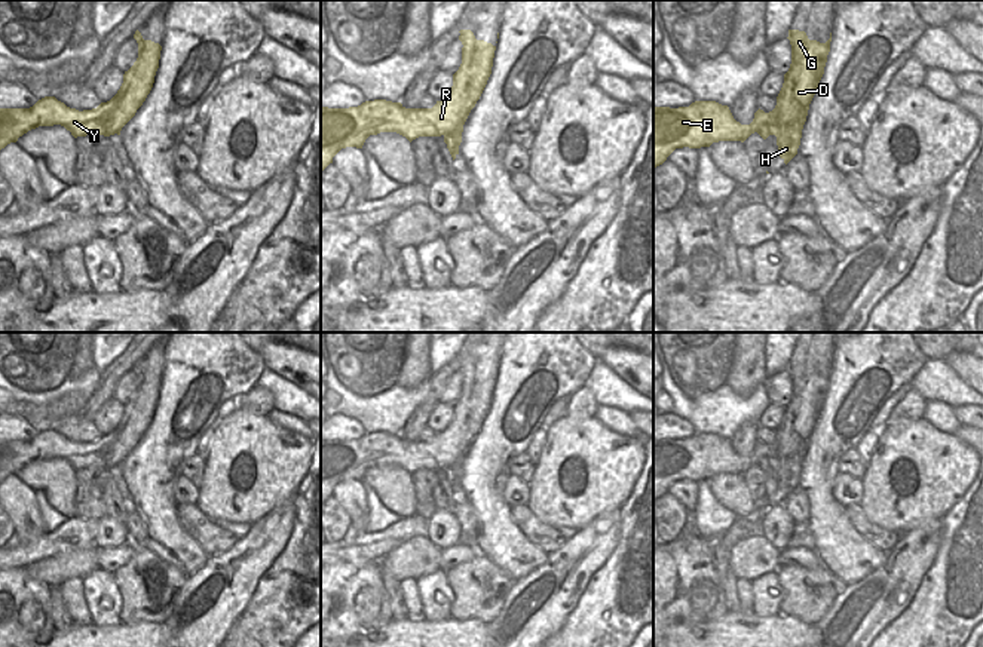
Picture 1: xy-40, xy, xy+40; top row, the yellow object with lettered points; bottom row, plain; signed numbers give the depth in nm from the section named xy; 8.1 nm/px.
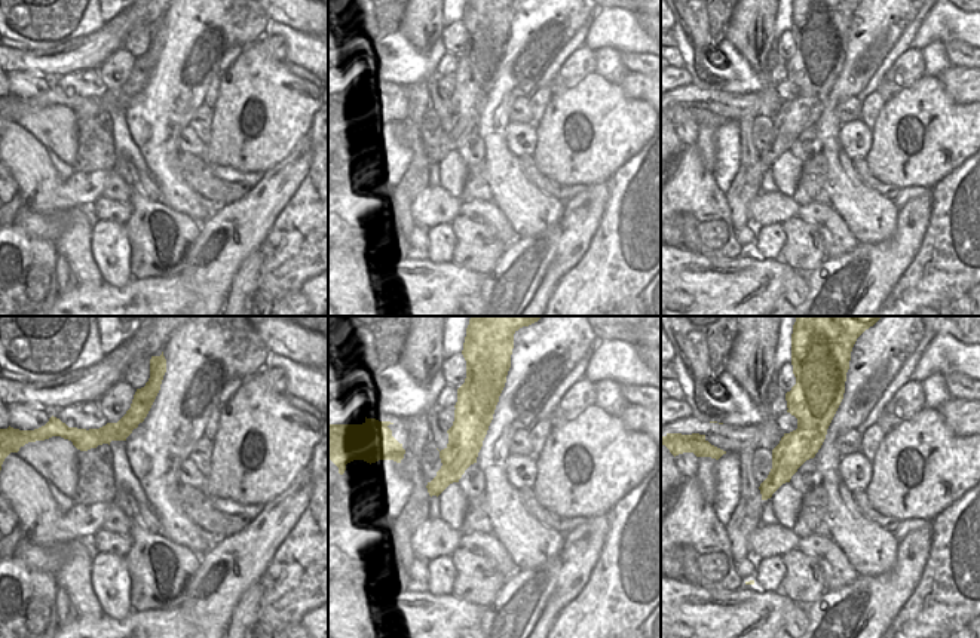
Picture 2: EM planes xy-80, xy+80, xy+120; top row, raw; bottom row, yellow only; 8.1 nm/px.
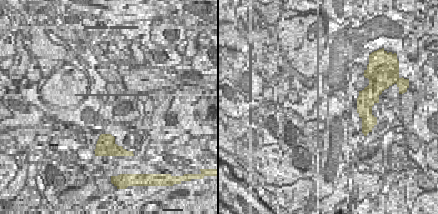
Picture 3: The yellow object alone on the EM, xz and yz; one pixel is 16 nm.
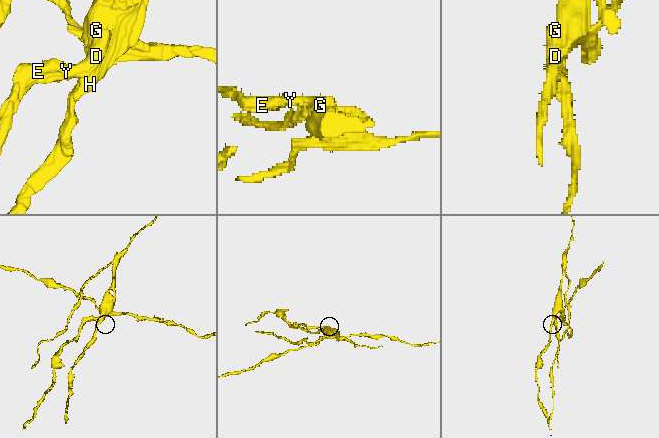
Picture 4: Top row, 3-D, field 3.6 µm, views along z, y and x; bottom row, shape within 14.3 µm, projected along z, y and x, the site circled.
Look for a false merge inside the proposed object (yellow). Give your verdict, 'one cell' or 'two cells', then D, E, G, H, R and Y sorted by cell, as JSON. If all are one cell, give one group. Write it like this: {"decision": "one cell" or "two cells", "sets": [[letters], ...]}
{"decision": "two cells", "sets": [["D", "G", "H"], ["E", "R", "Y"]]}

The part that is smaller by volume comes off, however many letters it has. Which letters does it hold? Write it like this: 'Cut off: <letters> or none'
Cut off: E, R, Y

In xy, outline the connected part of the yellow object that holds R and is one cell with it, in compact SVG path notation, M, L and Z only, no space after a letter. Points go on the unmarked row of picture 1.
M459 421L432 441L405 441L386 432L349 441L321 439L321 505L342 481L362 481L370 467L396 464L410 475L419 469L441 469L451 464L469 442Z

